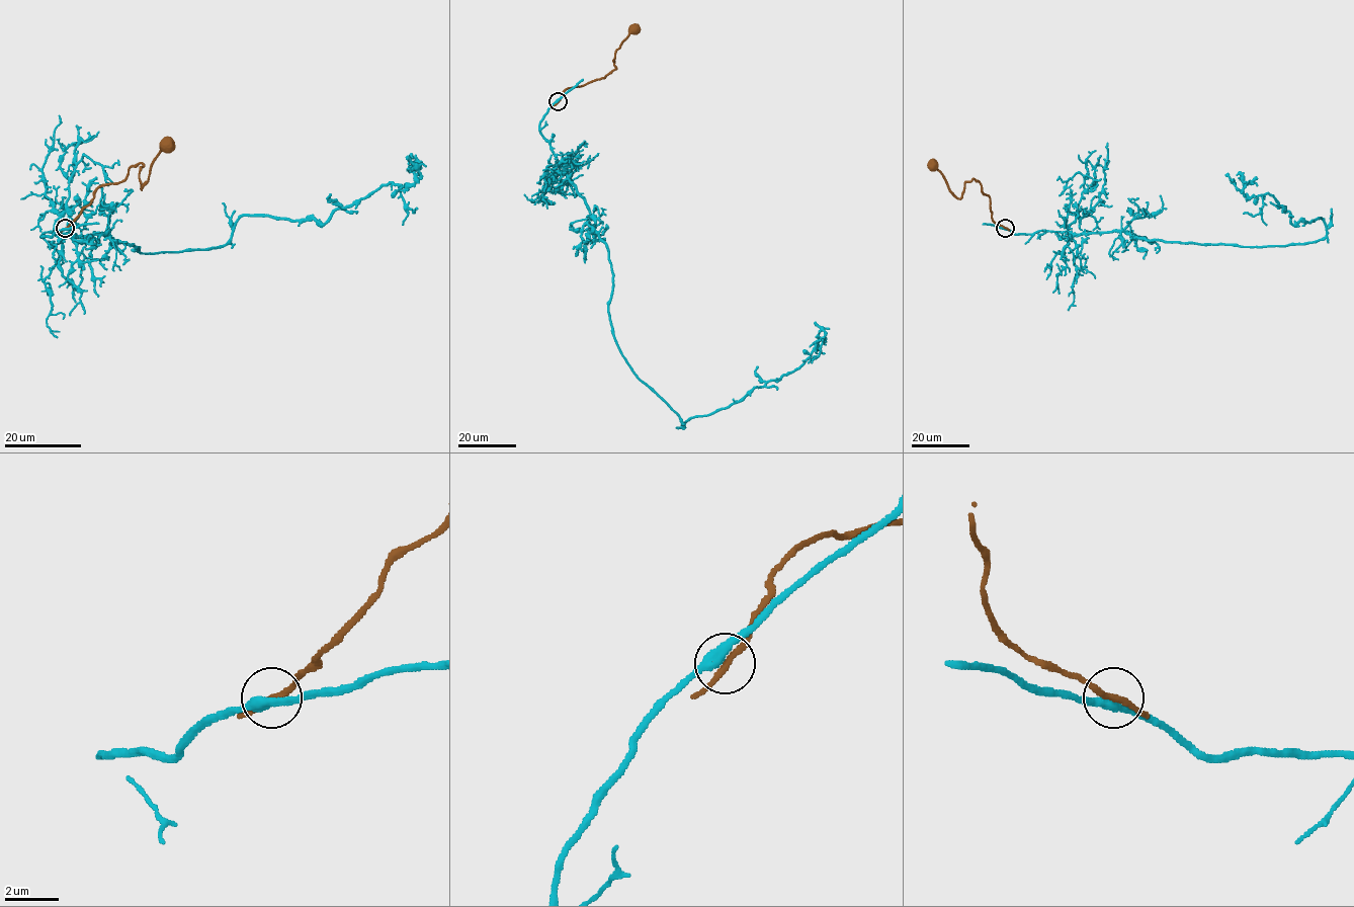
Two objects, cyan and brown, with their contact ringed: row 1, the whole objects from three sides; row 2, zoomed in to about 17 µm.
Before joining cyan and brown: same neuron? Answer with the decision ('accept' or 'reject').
reject

